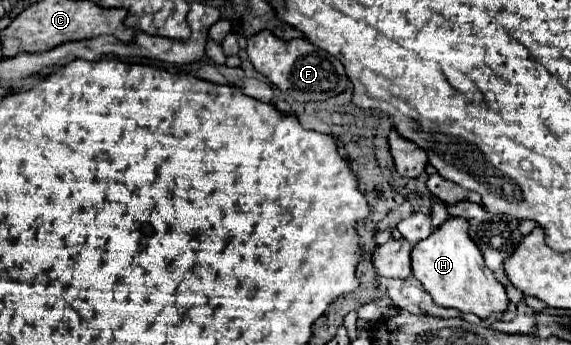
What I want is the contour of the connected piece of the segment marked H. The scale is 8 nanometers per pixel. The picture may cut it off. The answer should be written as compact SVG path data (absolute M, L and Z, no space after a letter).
M447 220L427 240L419 242L413 248L411 260L413 276L443 308L471 312L485 320L491 314L503 314L509 306L505 286L495 278L495 274L489 268L485 268L479 248L467 236L467 220Z

